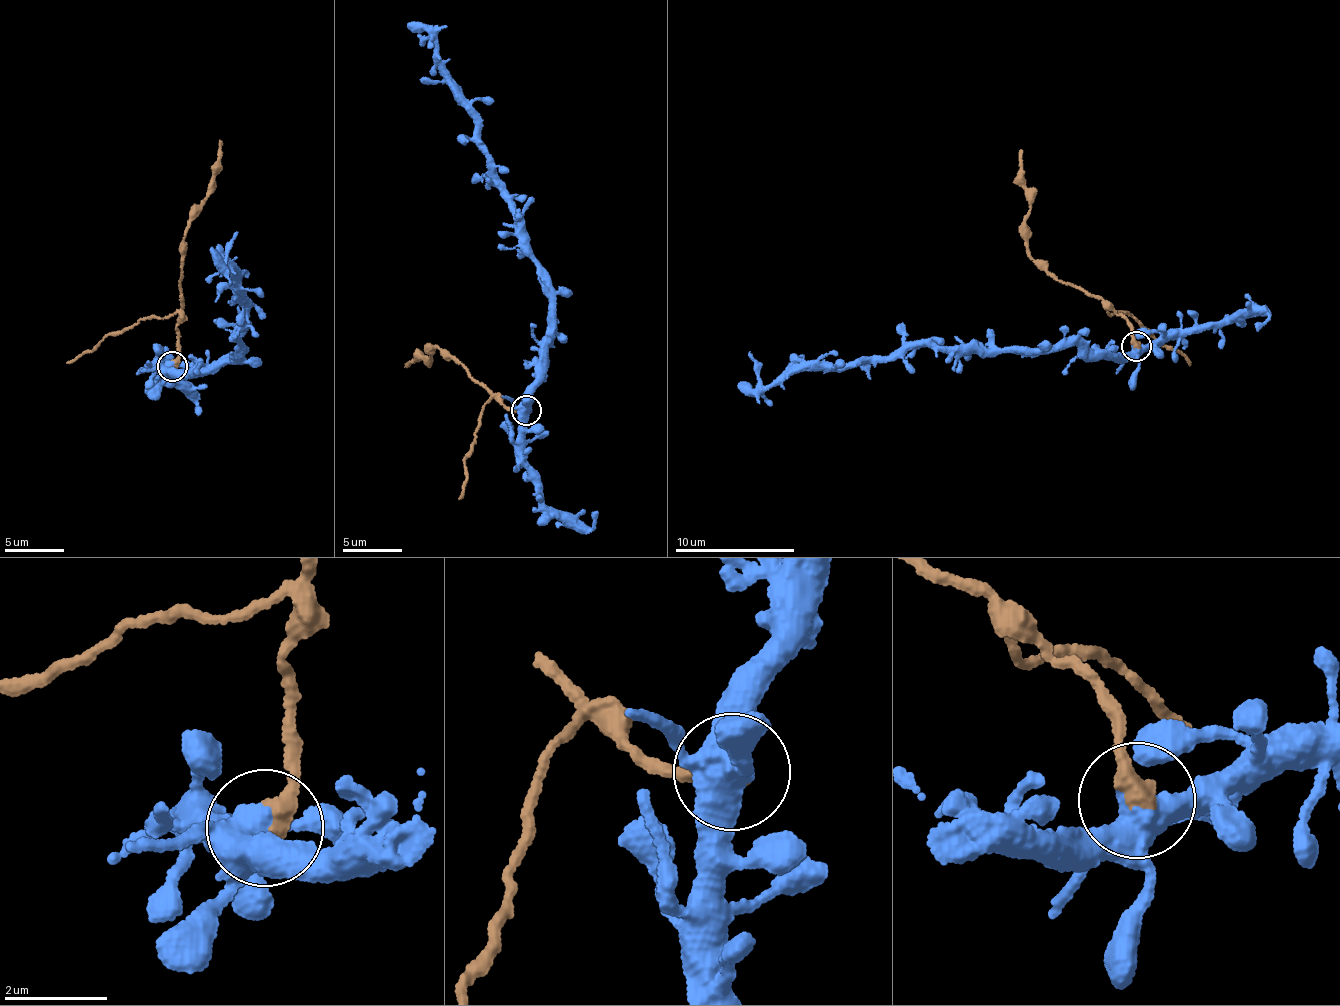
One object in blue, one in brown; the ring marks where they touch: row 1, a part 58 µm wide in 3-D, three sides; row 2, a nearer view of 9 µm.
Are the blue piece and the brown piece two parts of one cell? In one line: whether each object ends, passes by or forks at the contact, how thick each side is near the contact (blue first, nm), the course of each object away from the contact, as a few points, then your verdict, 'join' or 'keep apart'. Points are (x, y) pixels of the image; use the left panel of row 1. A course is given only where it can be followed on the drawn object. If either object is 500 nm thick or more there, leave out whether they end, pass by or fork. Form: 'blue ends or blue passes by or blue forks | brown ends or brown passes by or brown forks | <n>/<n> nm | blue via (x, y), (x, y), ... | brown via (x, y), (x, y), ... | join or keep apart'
550/440 nm | blue via (172, 366), (227, 362), (244, 348), (238, 333), (251, 307), (231, 266), (226, 271), (237, 231) | brown via (172, 366), (179, 342), (178, 284), (184, 277), (185, 235), (210, 188), (219, 139) | keep apart

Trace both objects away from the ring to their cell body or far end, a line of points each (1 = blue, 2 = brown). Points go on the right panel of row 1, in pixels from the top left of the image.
1: (1135, 347), (901, 345), (852, 363), (798, 367), (773, 386), (762, 383), (749, 351)
2: (1135, 347), (1129, 322), (1065, 283), (1030, 255), (1028, 198), (1020, 149)

